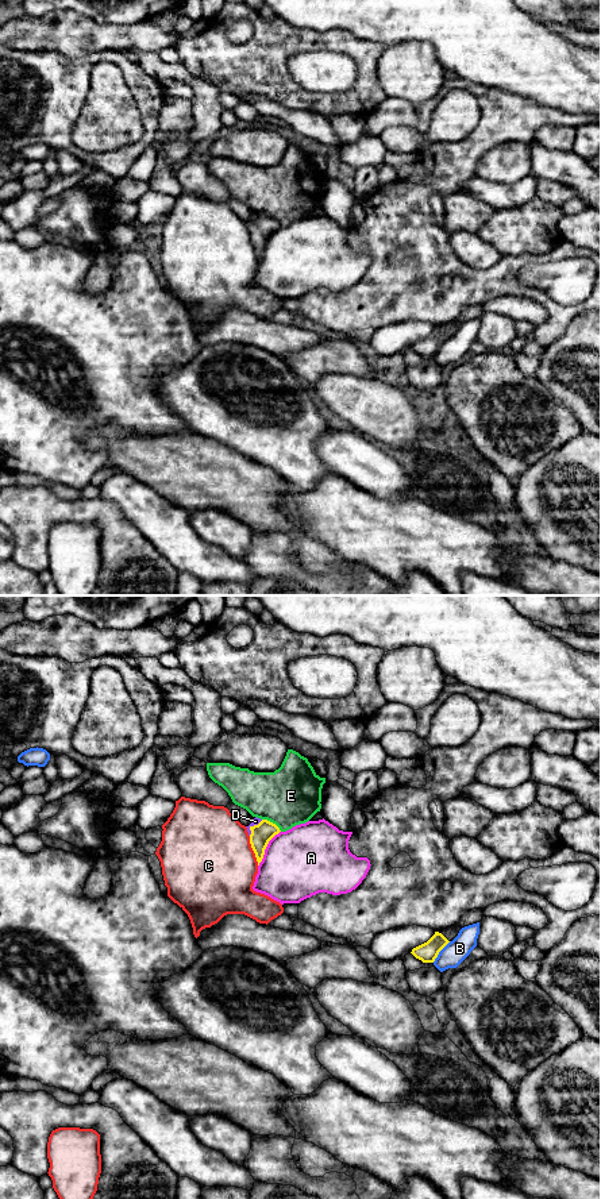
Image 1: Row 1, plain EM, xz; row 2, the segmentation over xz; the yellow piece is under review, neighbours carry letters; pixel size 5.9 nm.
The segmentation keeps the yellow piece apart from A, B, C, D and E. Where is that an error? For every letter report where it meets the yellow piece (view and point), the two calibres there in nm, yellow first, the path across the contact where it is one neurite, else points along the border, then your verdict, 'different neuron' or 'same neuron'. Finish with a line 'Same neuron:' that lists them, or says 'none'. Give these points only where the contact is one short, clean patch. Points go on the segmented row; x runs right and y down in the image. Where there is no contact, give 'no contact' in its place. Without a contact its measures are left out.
A: meets yellow in xz at (265, 848); 120 nm thick on the yellow side, 420 nm on the other; different neuron
B: meets yellow in xz at (439, 951); 120 nm thick on the yellow side, 140 nm on the other; different neuron
C: meets yellow in xz at (253, 849); 120 nm thick on the yellow side, 500 nm on the other; different neuron
D: meets yellow in xz at (254, 825); 120 nm thick on the yellow side, 50 nm on the other; runs through xz (265, 831), (259, 831), (254, 825), (255, 821); same neuron
E: meets yellow in xz at (272, 822); 120 nm thick on the yellow side, 360 nm on the other; different neuron
Same neuron: D

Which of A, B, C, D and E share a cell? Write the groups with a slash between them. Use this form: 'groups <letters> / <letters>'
groups A / B / C / D / E

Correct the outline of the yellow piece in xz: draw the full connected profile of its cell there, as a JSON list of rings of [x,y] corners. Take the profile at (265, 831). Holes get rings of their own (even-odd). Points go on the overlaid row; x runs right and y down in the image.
[[[253,818],[251,824],[247,828],[249,836],[250,836],[250,844],[255,853],[258,865],[263,859],[265,849],[269,844],[269,841],[278,834],[281,830],[280,828],[267,821],[261,818]]]

